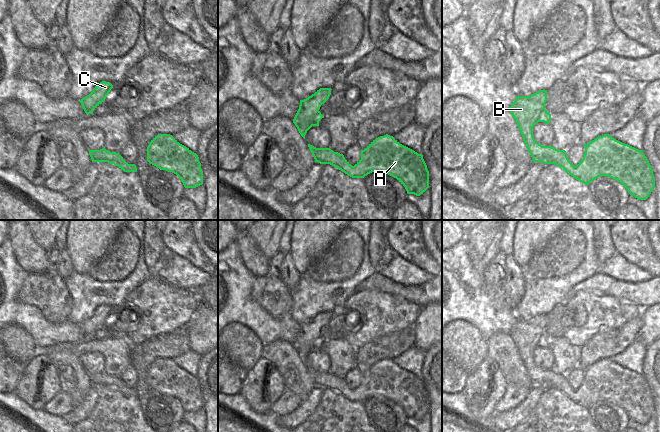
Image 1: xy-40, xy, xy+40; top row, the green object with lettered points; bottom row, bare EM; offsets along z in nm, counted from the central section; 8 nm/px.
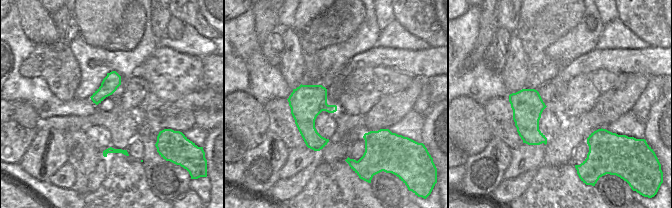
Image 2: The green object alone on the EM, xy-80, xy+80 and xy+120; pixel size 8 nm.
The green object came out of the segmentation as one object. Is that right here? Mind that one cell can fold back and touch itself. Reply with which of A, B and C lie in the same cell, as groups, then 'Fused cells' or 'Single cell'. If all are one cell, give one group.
Groups: A B C. Single cell.

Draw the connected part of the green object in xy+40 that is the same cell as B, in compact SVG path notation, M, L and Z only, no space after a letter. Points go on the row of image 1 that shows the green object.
M540 90L530 96L517 96L509 109L533 162L560 166L586 185L600 176L608 176L620 182L638 200L649 197L655 188L655 177L643 150L604 134L584 144L583 159L574 166L565 150L536 142L533 127L538 122L549 124L551 121L551 114L545 109L546 101L547 90Z

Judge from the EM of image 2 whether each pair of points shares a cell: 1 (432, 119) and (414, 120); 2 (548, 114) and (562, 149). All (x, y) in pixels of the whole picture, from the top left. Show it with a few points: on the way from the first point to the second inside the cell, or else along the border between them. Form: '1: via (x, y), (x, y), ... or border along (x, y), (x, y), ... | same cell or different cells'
1: border along (425, 115), (425, 121), (421, 130), (422, 142) | different cells
2: border along (563, 119), (563, 126), (547, 139) | different cells

